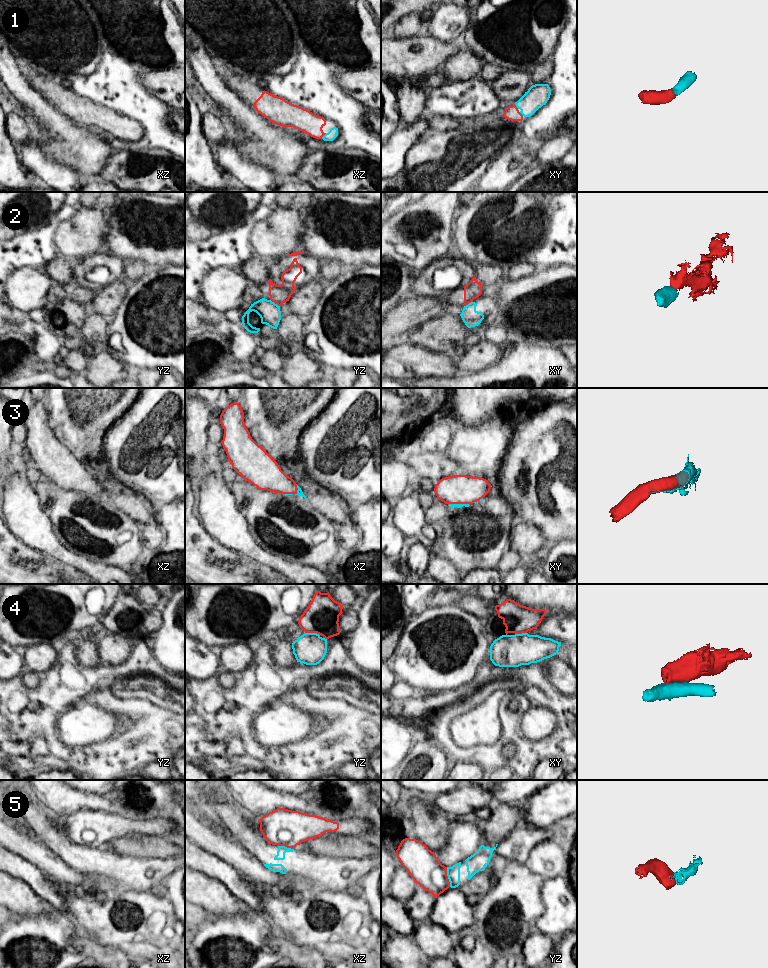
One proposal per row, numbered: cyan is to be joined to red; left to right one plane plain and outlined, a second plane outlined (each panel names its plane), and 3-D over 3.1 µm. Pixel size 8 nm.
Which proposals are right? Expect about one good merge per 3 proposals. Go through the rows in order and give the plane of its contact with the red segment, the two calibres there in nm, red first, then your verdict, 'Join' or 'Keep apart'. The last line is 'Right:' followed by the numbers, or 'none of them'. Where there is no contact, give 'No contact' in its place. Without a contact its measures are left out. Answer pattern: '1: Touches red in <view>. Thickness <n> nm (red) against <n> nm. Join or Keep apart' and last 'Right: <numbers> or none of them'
1: Touches red in xz. Thickness 180 nm (red) against 80 nm. Join
2: Touches red in xy. Thickness 140 nm (red) against 140 nm. Keep apart
3: Touches red in xy. Thickness 240 nm (red) against 40 nm. Join
4: Touches red in yz. Thickness 280 nm (red) against 260 nm. Keep apart
5: Touches red in yz. Thickness 260 nm (red) against 110 nm. Keep apart
Right: 1, 3

